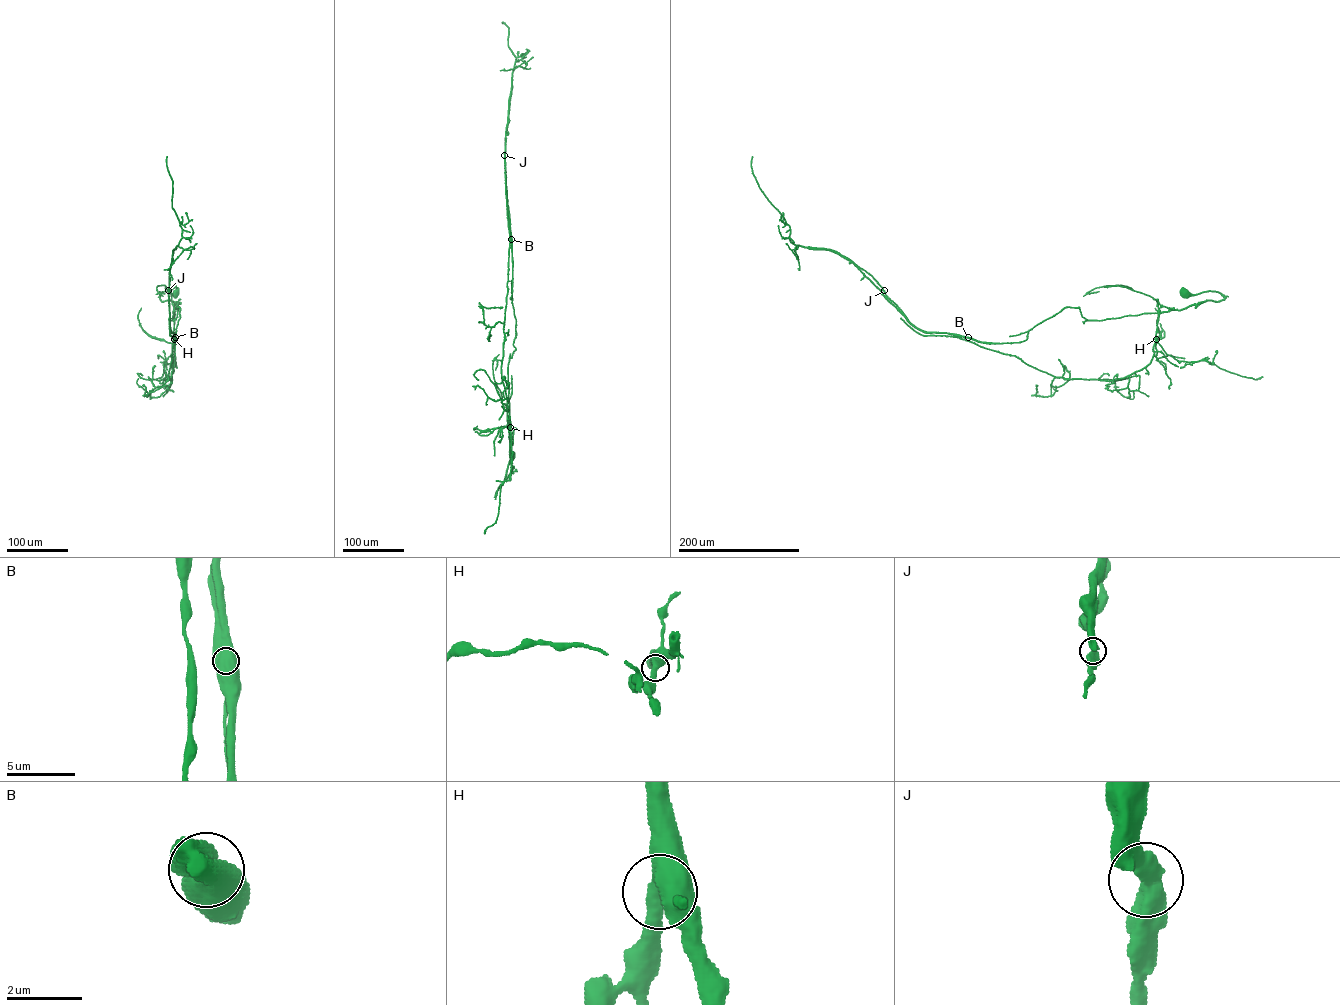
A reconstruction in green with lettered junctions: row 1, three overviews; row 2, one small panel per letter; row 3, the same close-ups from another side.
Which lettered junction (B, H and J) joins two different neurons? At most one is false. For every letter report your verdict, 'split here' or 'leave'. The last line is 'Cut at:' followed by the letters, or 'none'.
B: split here
H: leave
J: leave
Cut at: B

